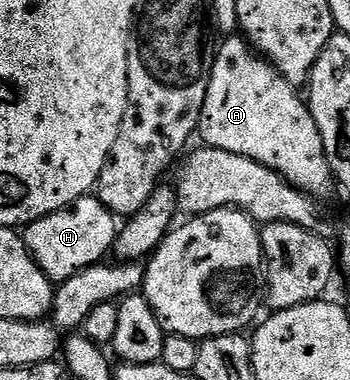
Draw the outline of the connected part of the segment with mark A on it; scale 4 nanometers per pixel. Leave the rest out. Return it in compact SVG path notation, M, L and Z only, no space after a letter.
M230 34L223 40L226 41L217 45L214 54L208 94L204 98L204 110L198 123L197 135L202 136L201 143L207 148L219 148L244 158L252 158L252 162L260 162L260 166L268 166L278 172L293 188L313 196L325 196L332 185L332 173L309 103L303 97L302 100L298 97L299 89L288 83L265 56L259 56L251 48L245 35Z

